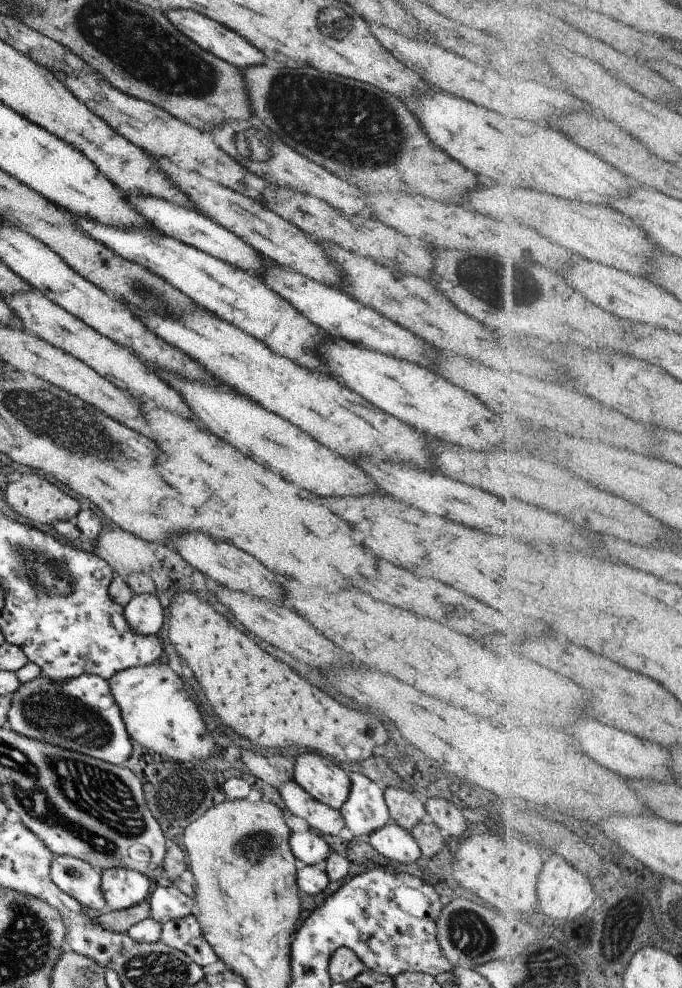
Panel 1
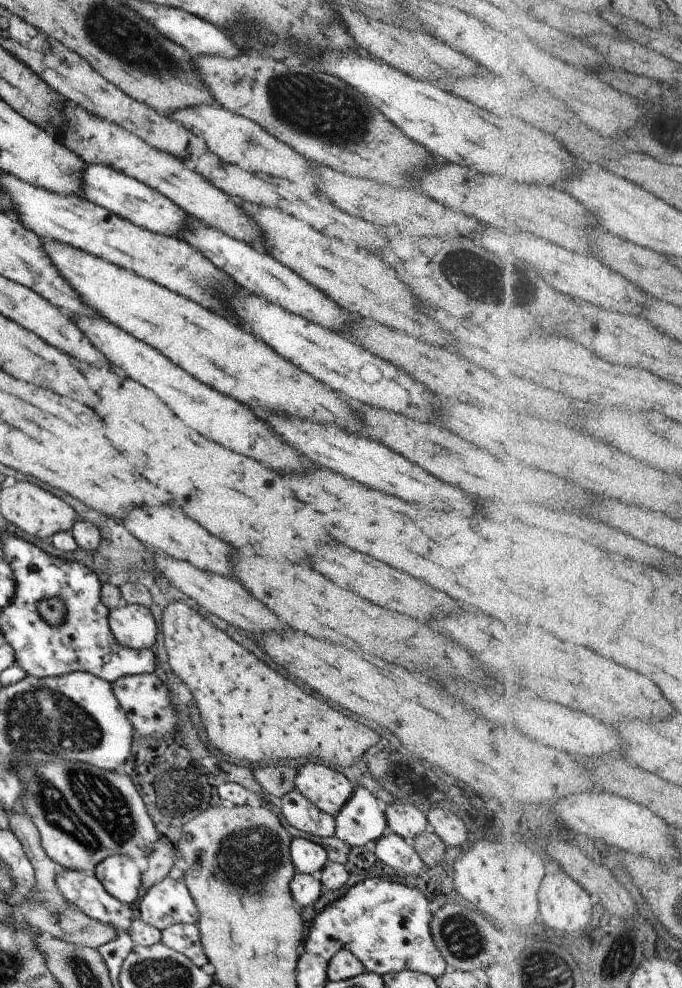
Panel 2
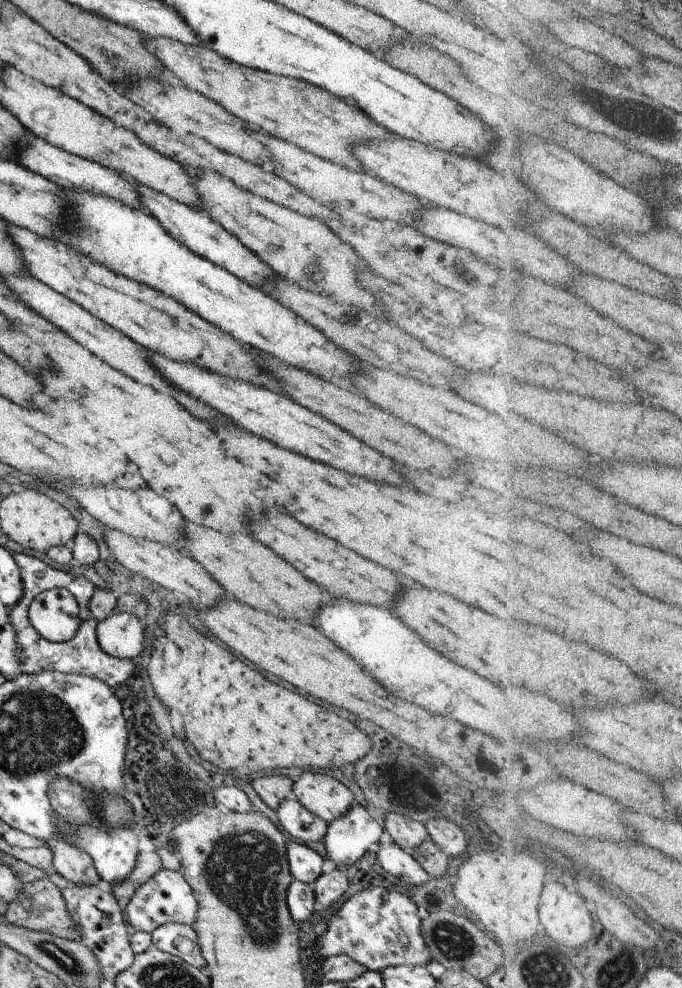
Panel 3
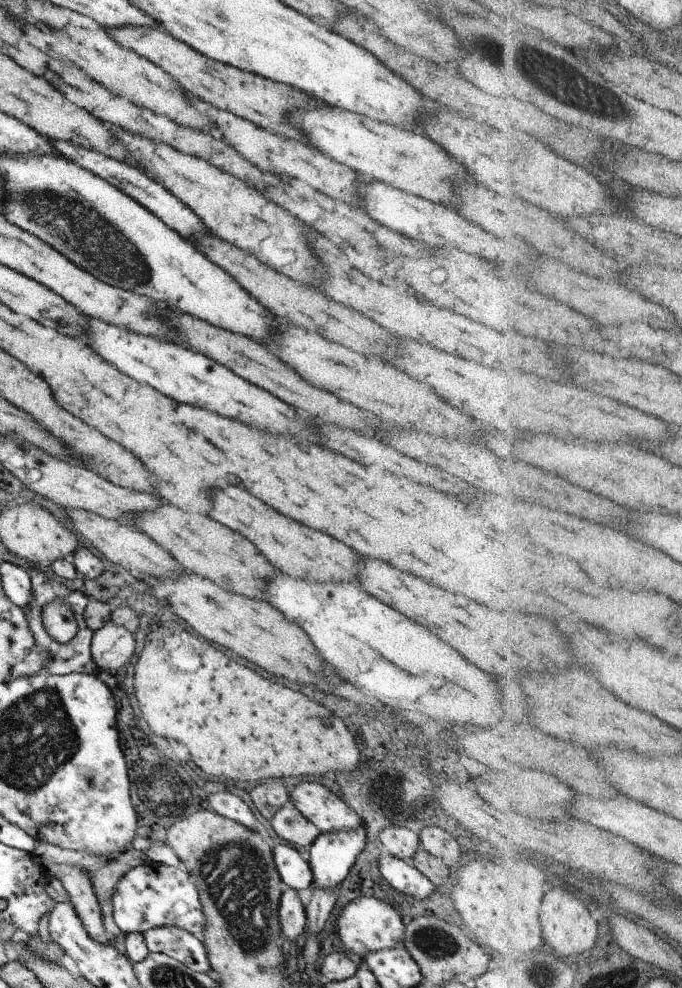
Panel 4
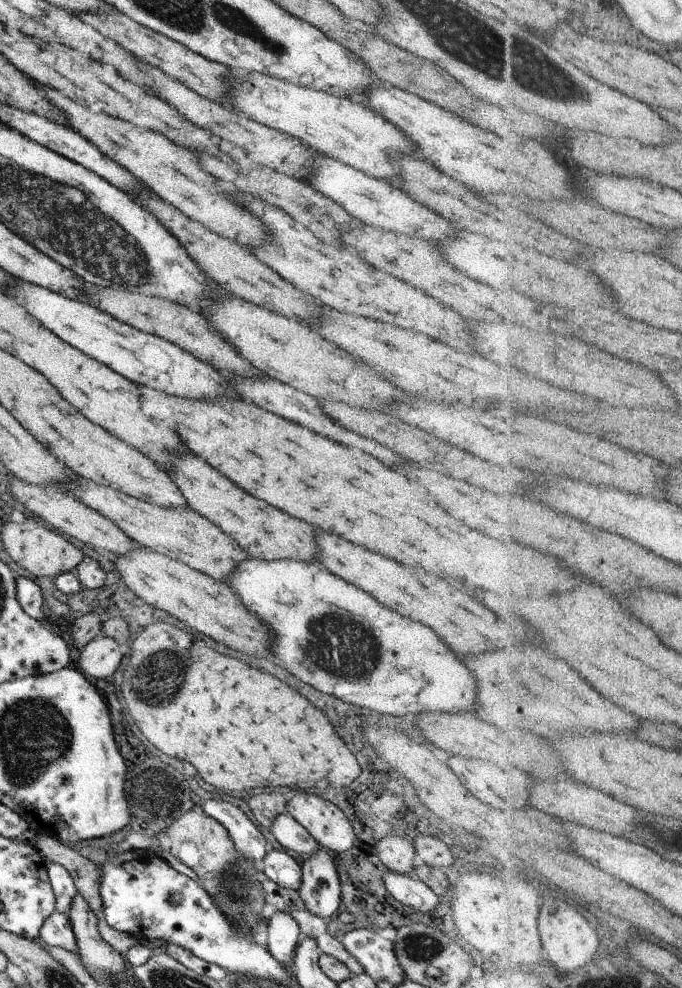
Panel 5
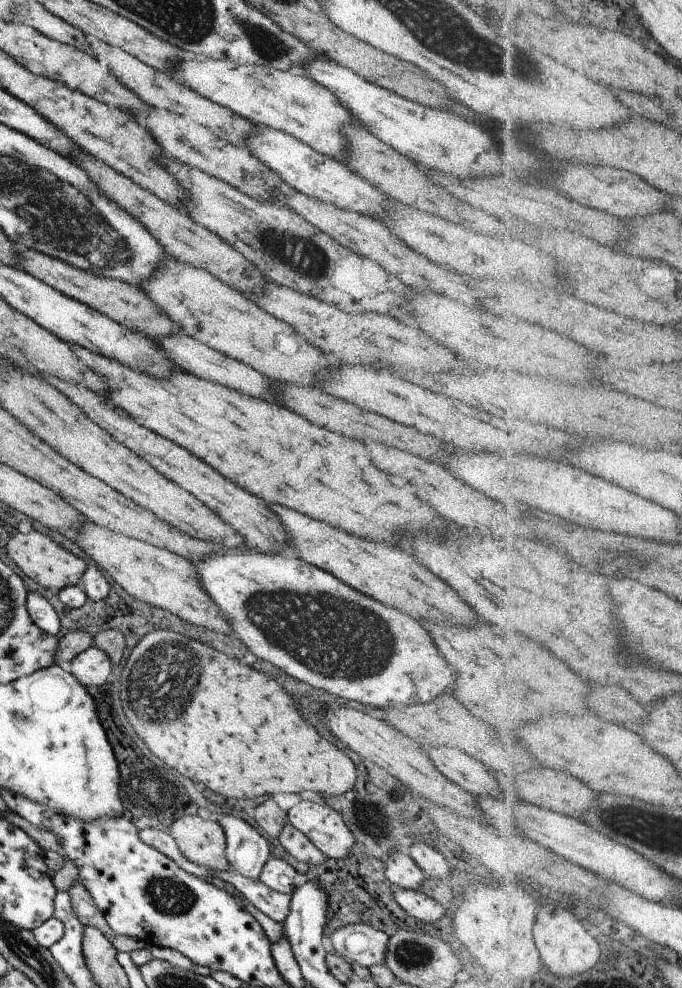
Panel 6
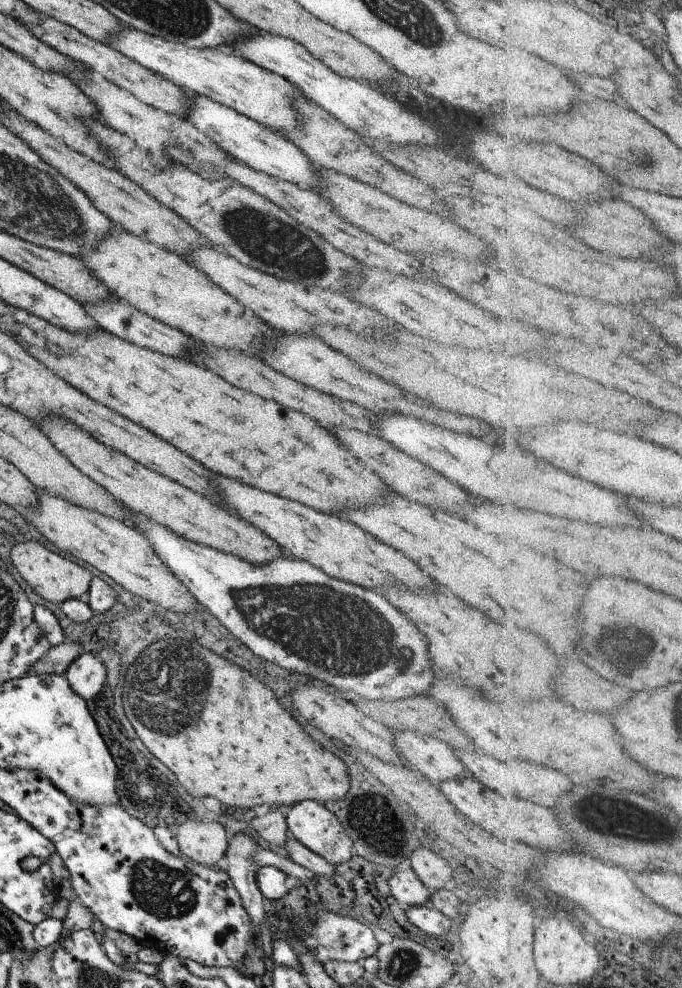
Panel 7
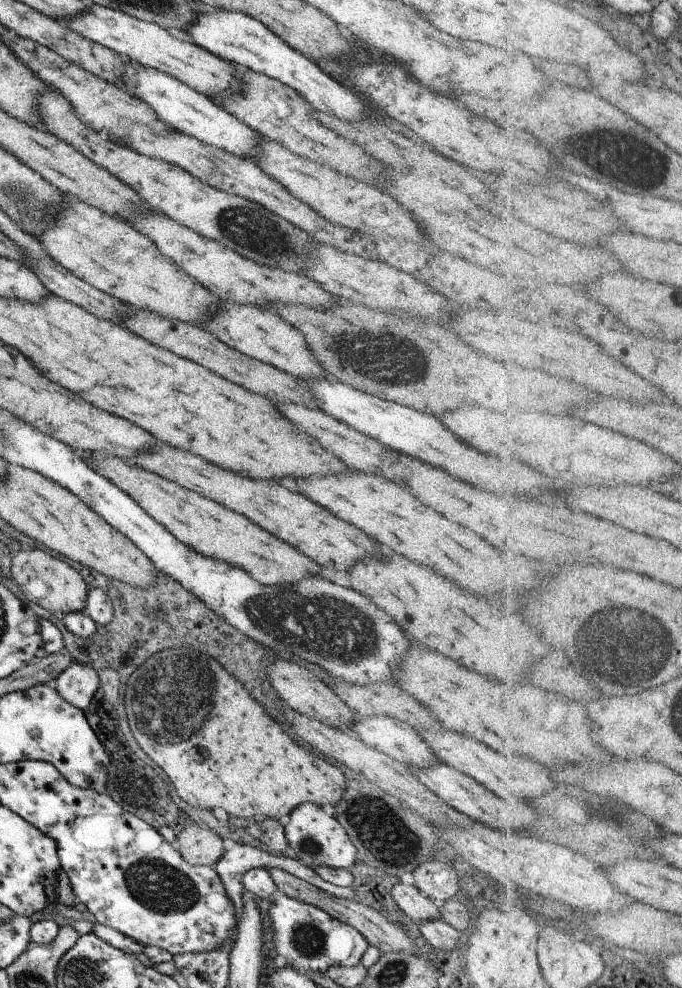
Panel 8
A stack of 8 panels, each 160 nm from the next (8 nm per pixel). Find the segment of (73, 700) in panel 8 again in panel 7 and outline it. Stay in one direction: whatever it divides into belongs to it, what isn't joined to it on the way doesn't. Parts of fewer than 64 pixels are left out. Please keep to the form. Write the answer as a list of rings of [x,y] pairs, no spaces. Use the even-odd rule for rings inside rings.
[[[91,653],[80,654],[63,673],[71,690],[75,691],[84,701],[95,696],[105,684],[103,663]]]

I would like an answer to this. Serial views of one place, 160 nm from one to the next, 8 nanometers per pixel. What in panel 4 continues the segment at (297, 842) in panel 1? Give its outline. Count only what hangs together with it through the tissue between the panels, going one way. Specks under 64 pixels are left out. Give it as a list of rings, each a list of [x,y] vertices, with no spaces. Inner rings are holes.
[[[277,844],[271,848],[271,856],[283,888],[310,888],[313,875],[309,863],[301,858],[295,848],[289,844]]]

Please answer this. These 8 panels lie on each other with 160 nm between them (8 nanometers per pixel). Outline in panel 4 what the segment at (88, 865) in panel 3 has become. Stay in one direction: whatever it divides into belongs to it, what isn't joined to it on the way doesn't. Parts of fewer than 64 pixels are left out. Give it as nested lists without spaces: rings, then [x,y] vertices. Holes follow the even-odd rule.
[[[48,861],[42,862],[41,872],[48,878],[56,878],[61,882],[87,934],[97,942],[108,943],[111,937],[104,929],[100,906],[92,889],[89,872],[77,865]]]

